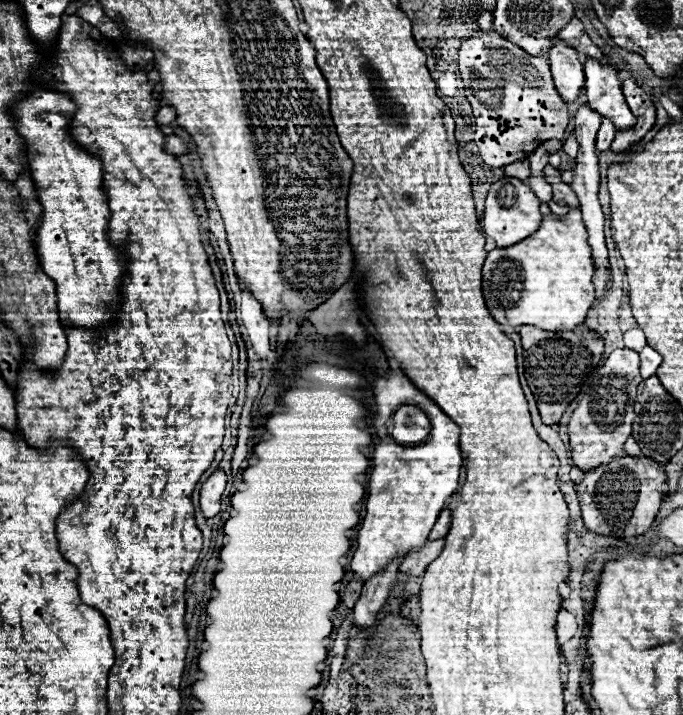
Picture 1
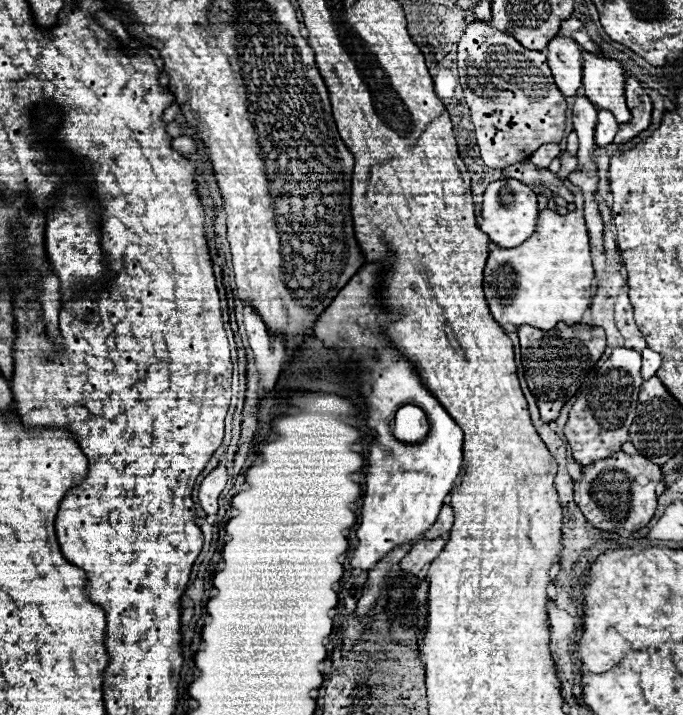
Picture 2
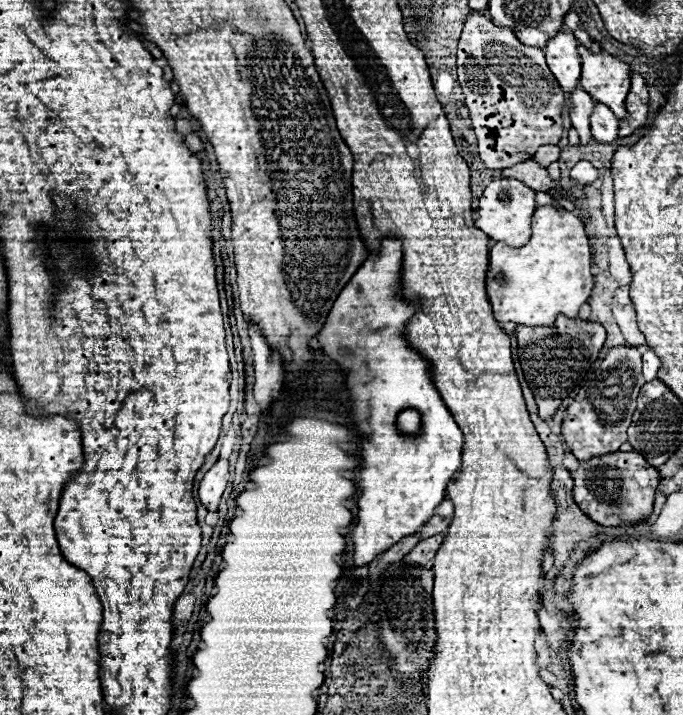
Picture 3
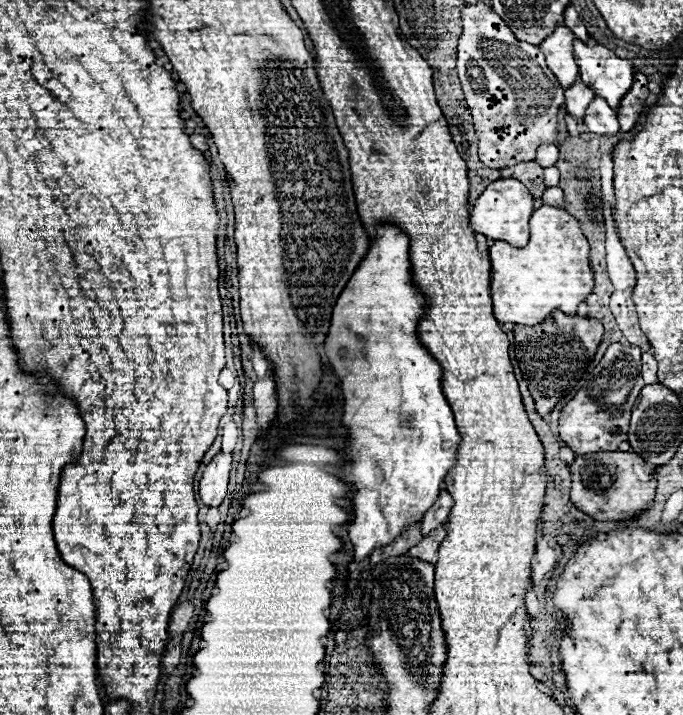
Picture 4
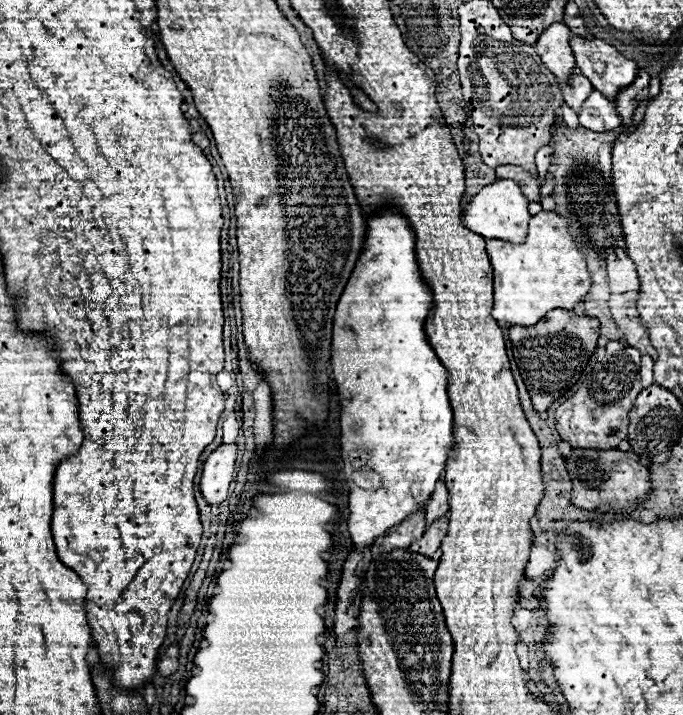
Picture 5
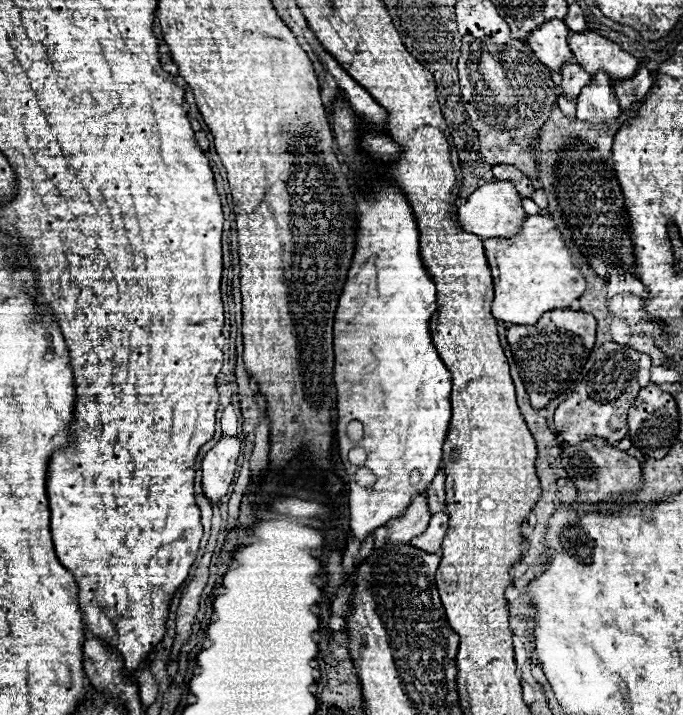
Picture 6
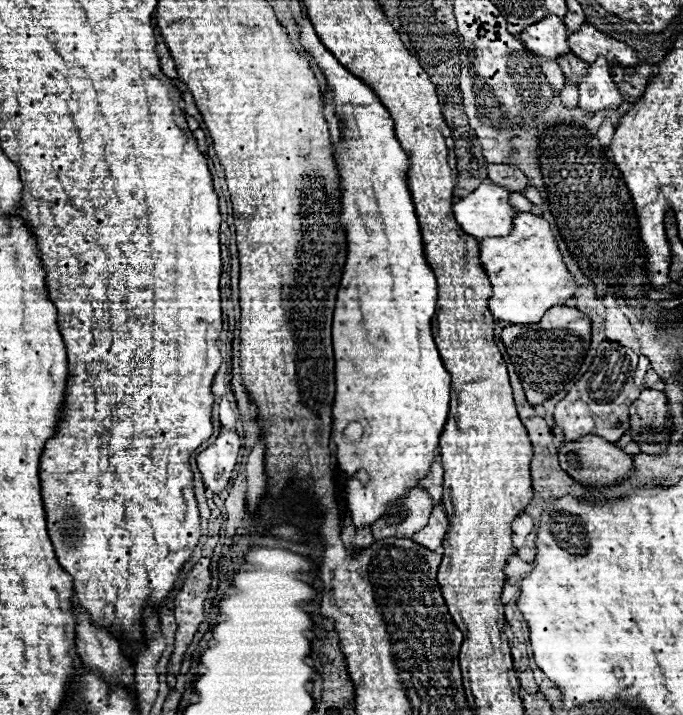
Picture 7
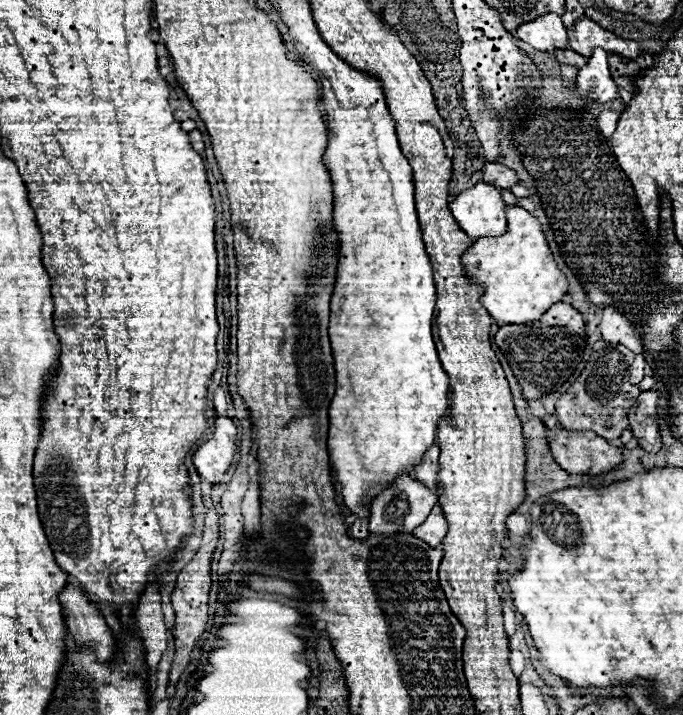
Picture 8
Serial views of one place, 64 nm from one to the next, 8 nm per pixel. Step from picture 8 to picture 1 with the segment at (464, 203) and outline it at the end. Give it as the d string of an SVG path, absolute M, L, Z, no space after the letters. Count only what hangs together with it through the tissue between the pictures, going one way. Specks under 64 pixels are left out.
M504 176L502 180L494 182L488 192L482 230L488 238L492 238L496 242L498 248L508 248L508 246L514 246L520 240L532 236L540 228L542 218L544 216L540 214L540 200L534 196L534 192L522 180Z

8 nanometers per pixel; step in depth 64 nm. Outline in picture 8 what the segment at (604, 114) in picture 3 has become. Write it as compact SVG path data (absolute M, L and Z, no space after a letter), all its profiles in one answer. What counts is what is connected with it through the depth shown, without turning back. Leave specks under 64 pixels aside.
M596 48L588 64L580 68L576 88L584 104L606 104L618 98L618 86L608 70L608 54L602 48Z

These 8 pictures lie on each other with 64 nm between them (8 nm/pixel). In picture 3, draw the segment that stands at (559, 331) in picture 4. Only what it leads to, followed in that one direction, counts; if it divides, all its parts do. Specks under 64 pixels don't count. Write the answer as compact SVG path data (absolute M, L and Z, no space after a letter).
M558 316L552 328L516 326L516 338L518 360L524 370L524 378L528 380L528 386L532 388L532 394L536 398L540 418L548 420L556 414L562 400L566 400L574 392L578 382L598 360L598 354L606 340L606 330L596 322Z

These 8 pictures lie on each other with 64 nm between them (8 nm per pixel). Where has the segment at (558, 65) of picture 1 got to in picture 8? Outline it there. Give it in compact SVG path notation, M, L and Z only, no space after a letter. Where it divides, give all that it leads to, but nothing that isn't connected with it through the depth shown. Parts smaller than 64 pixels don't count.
M546 14L528 24L522 24L516 36L540 52L554 52L560 48L568 48L566 28L558 14Z

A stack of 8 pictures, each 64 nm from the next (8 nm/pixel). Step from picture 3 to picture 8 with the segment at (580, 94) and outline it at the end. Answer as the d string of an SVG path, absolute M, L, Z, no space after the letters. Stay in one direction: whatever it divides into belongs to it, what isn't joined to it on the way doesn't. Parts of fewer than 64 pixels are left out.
M568 48L568 50L558 50L558 52L554 52L554 56L556 56L556 60L558 60L560 64L574 64L576 68L582 68L582 66L588 62L584 56L572 52L570 48Z

